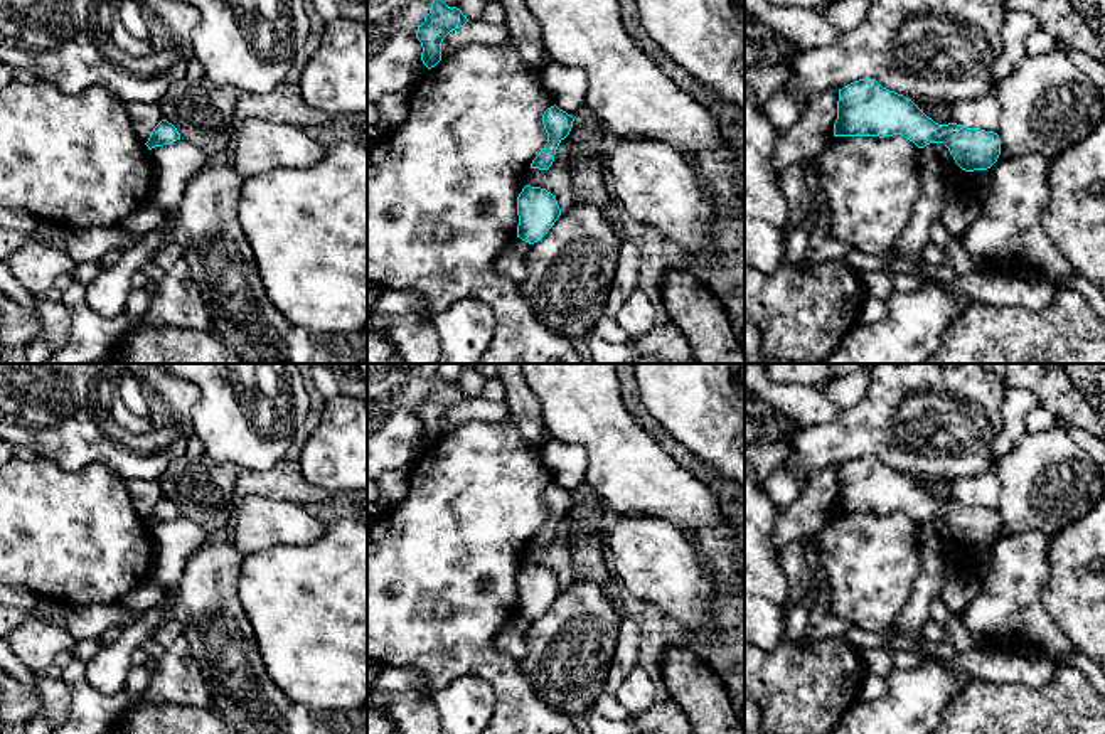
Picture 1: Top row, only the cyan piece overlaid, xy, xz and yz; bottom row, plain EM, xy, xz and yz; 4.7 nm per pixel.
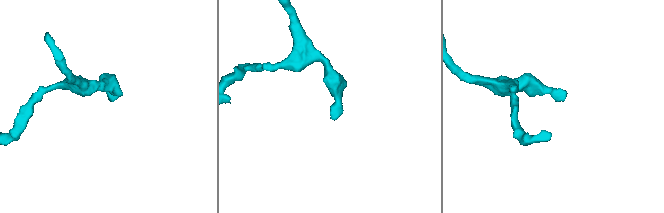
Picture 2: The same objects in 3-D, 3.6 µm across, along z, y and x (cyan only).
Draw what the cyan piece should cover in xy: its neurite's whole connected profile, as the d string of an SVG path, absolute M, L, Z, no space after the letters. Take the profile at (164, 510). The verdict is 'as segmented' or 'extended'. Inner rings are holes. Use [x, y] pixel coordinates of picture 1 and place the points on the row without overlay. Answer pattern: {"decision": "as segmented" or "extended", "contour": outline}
{"decision": "as segmented", "contour": "M162 497L153 505L153 508L145 522L148 524L148 527L152 527L155 524L170 522L177 517L180 517L177 505L172 500L168 500L167 497Z"}

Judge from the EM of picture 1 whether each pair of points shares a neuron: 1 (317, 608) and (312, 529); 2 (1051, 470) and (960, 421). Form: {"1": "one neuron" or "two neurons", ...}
{"1": "two neurons", "2": "two neurons"}

